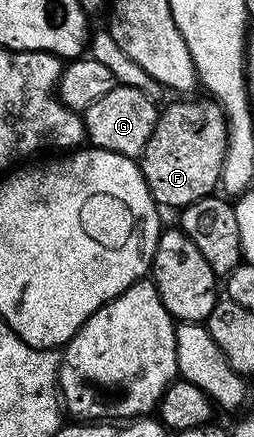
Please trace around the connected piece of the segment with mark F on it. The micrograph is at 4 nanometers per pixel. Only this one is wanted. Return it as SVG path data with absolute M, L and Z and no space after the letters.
M182 97L179 98L182 99L179 103L170 103L167 107L161 108L156 125L152 129L152 137L140 156L142 176L146 178L146 184L152 193L154 202L162 209L166 207L181 209L215 194L222 178L222 166L228 145L226 114L222 112L221 105L215 103L213 98L190 98L194 97Z

